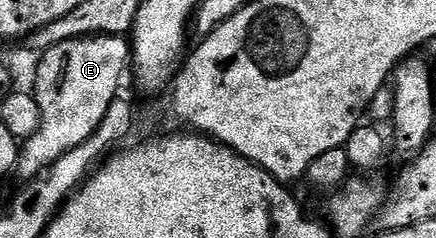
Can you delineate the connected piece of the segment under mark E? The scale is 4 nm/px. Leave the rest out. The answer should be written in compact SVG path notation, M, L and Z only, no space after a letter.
M96 36L80 40L60 42L60 46L52 46L47 52L41 53L38 64L38 73L34 76L32 95L40 106L40 126L36 134L32 134L21 145L16 165L17 175L23 176L23 181L29 182L39 176L46 169L53 166L56 161L68 150L80 146L104 122L104 114L108 114L108 106L119 99L118 87L122 84L122 75L126 72L126 64L131 63L132 48L120 36Z

